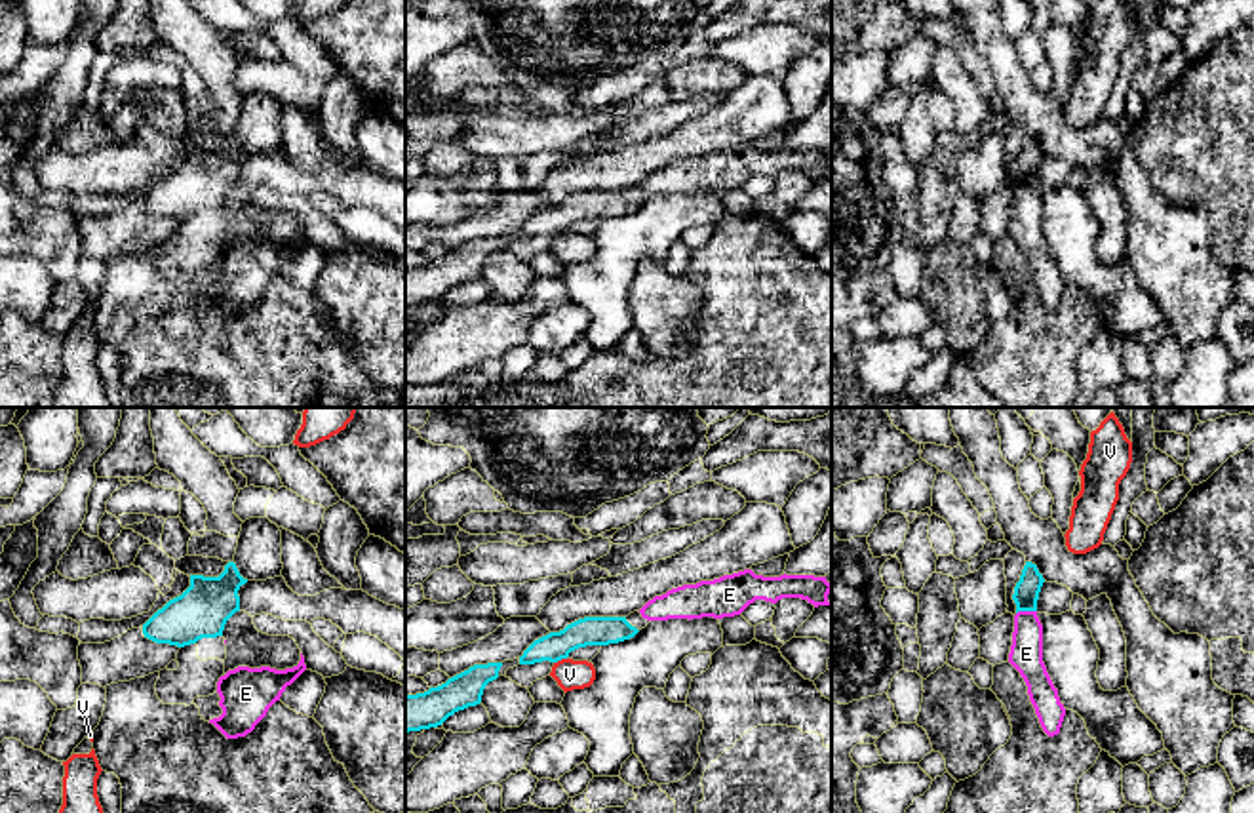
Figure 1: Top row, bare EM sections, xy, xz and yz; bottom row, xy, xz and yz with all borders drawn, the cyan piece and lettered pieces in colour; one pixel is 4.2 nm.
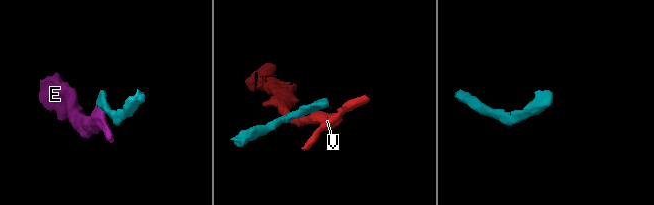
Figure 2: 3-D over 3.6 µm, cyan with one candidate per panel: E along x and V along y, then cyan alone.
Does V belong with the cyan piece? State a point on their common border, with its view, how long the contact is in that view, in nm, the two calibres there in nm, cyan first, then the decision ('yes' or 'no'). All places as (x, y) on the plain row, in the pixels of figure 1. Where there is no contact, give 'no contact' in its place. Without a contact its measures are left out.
contact xz (560, 233); length 60 nm; calibres 130 and 130 nm; no

